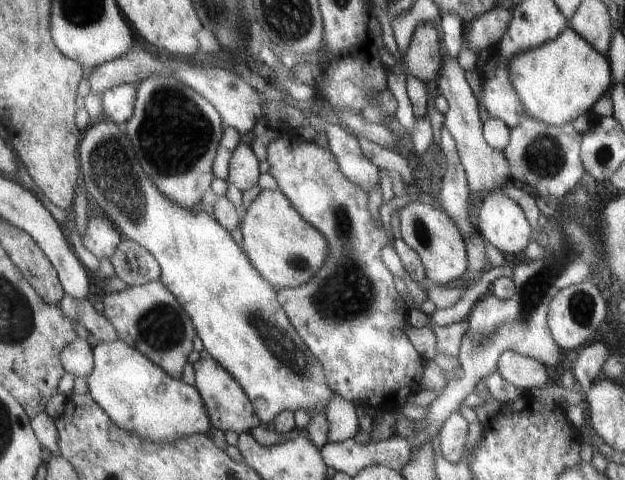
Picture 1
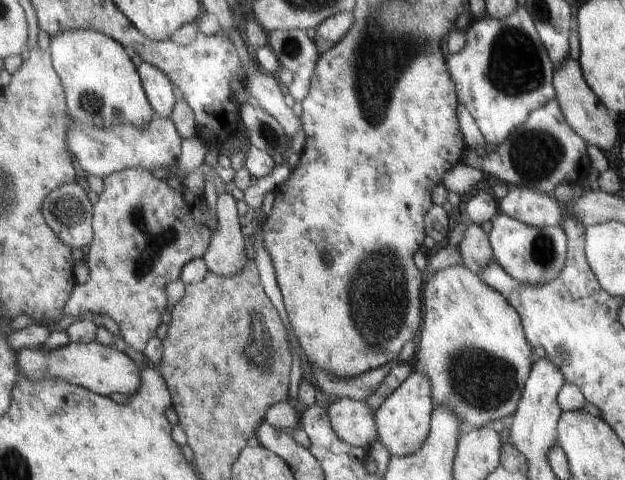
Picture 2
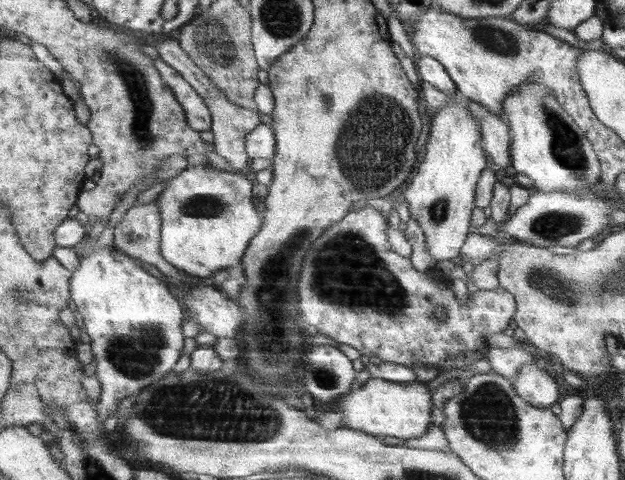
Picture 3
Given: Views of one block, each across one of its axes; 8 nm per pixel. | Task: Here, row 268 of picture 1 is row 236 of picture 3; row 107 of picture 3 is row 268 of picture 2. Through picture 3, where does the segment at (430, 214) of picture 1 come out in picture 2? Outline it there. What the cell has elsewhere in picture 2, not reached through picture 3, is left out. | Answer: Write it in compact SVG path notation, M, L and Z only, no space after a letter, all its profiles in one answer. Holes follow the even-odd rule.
M463 263L430 273L425 287L424 329L418 337L419 347L413 367L429 376L435 407L449 406L468 428L491 426L495 420L507 422L516 412L523 382L532 370L531 350L523 338L523 331L520 316L512 305Z

